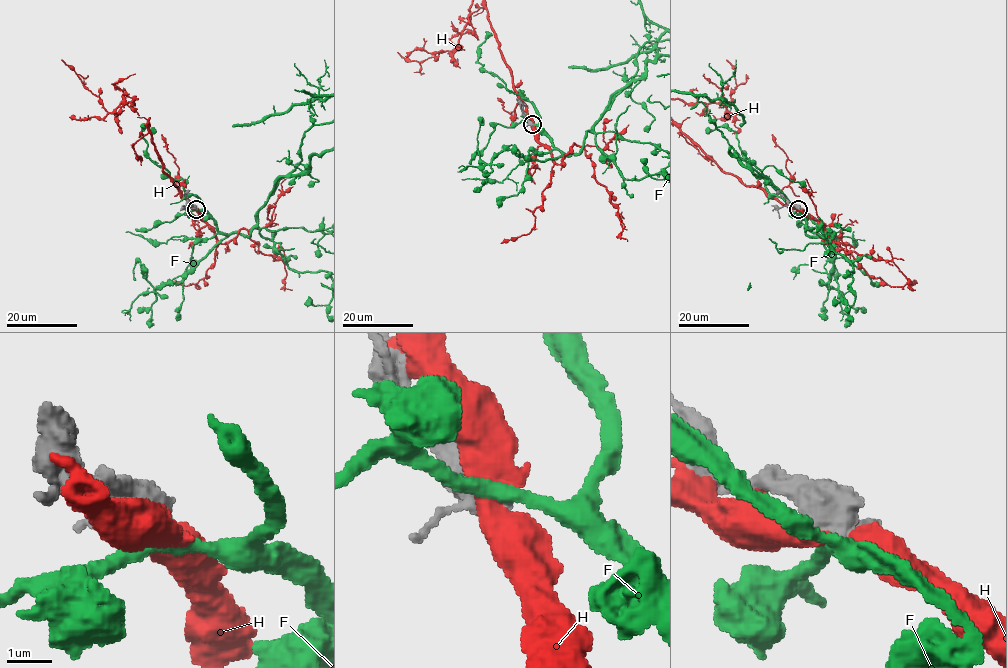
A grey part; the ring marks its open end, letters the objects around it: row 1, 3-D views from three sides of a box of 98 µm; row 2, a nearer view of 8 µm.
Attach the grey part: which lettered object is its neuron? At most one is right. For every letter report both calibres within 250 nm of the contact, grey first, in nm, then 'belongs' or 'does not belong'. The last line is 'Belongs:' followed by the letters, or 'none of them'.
F: calibres 380 and 280 nm; does not belong
H: calibres 600 and 600 nm; does not belong
Belongs: none of them

